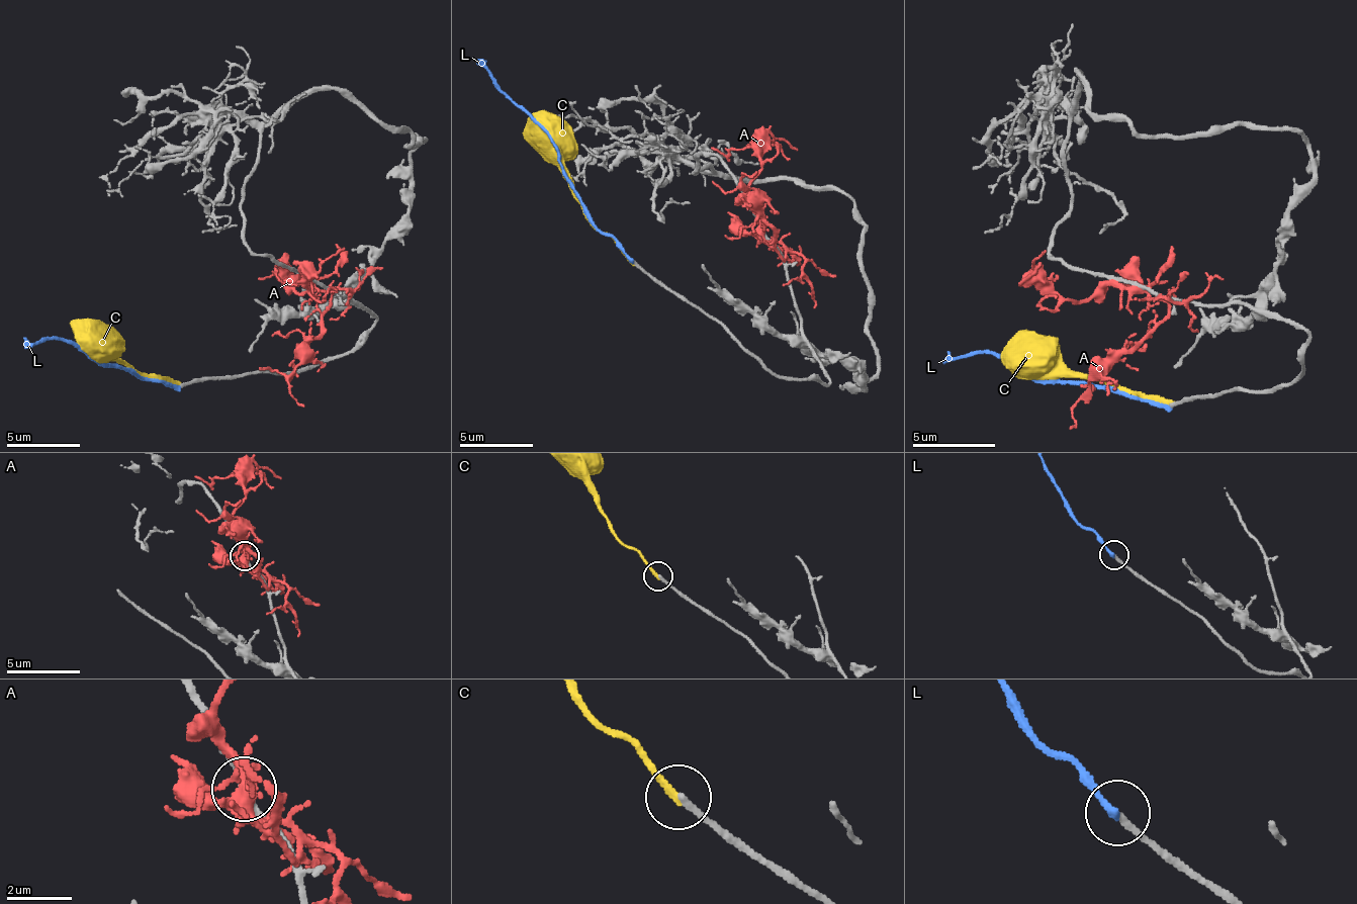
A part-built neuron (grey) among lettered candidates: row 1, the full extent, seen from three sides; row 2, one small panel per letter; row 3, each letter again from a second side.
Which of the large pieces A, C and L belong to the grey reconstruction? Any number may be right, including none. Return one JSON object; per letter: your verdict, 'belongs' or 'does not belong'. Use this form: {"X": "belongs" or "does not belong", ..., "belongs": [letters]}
{"A": "does not belong", "C": "does not belong", "L": "belongs", "belongs": ["L"]}

